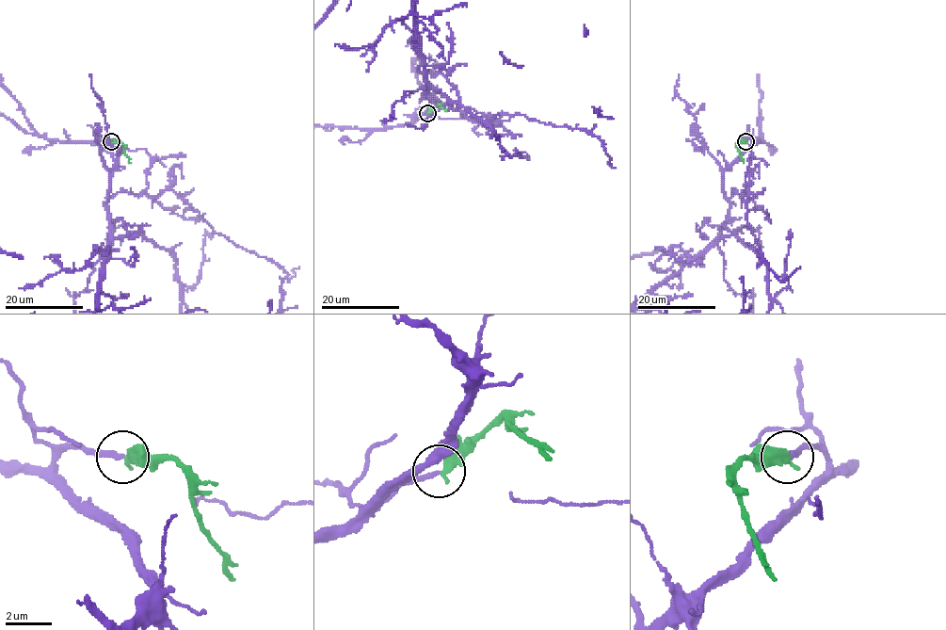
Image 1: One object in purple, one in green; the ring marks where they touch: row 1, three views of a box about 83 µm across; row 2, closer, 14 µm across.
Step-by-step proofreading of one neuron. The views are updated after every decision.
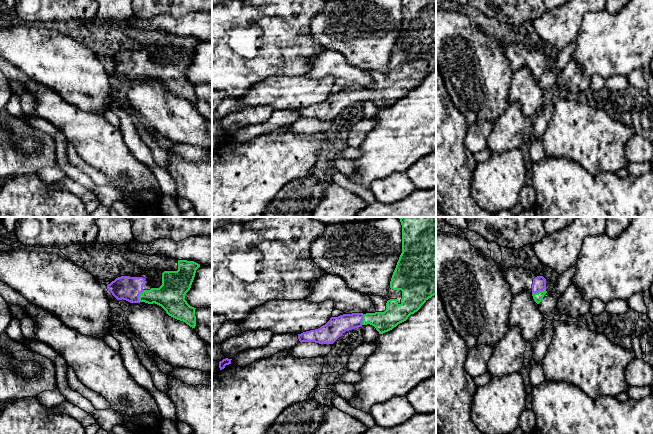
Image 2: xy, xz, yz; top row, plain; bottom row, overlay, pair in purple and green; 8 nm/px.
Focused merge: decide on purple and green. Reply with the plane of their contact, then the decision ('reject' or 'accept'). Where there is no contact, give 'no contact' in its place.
meets purple in yz; accept

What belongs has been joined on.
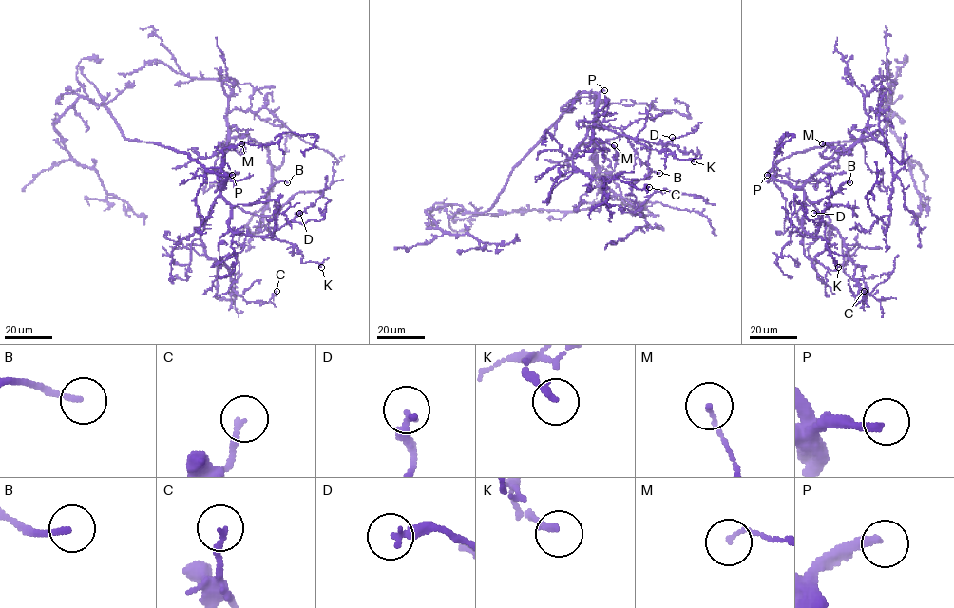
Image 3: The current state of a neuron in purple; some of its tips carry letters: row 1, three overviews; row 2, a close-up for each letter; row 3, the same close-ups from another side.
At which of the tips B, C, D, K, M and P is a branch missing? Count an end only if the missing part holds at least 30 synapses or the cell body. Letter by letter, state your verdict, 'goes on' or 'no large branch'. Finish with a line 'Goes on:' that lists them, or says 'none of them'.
B: goes on
C: no large branch
D: no large branch
K: no large branch
M: no large branch
P: goes on
Goes on: B, P

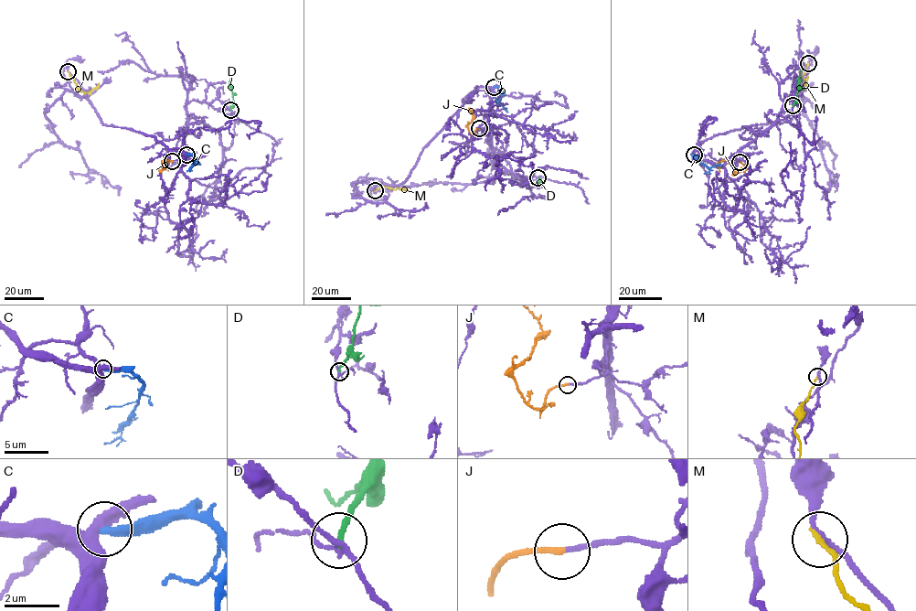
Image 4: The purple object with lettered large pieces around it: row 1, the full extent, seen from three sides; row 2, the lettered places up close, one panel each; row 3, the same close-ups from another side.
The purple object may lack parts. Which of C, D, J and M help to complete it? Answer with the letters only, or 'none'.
J

